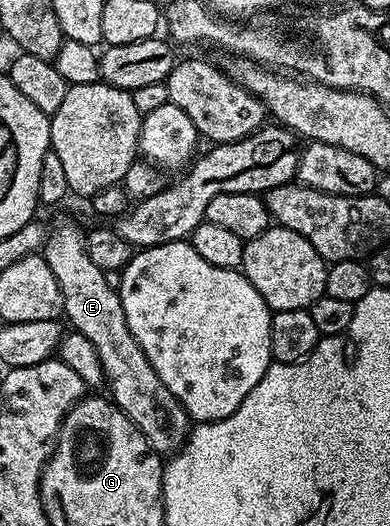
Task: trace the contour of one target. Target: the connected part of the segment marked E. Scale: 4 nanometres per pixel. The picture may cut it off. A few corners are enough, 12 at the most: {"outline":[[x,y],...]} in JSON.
{"outline":[[49,229],[42,253],[63,317],[94,344],[111,401],[157,454],[188,439],[90,260],[85,231]]}

